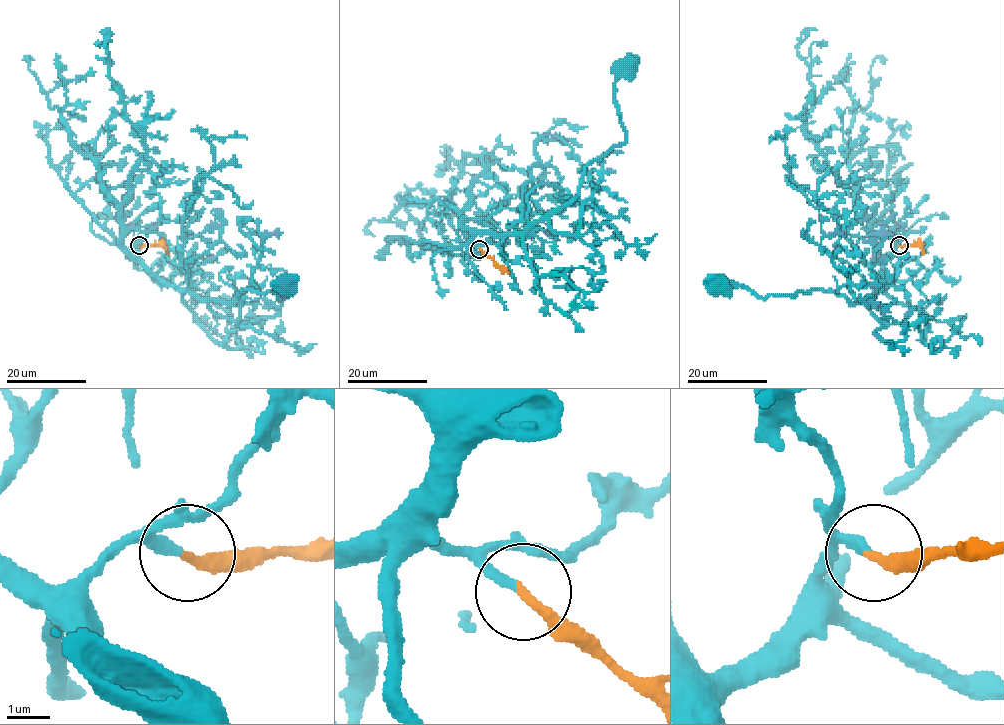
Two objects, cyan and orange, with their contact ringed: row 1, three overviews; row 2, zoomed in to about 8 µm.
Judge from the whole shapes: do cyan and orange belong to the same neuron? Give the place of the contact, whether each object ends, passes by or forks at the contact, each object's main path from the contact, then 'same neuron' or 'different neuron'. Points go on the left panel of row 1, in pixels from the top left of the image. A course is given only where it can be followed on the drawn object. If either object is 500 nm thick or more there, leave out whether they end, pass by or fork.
(139, 245) | cyan ends | orange ends | cyan via (139, 246), (136, 259), (199, 297), (285, 287) | orange via (139, 246), (161, 245), (169, 254) | same neuron

